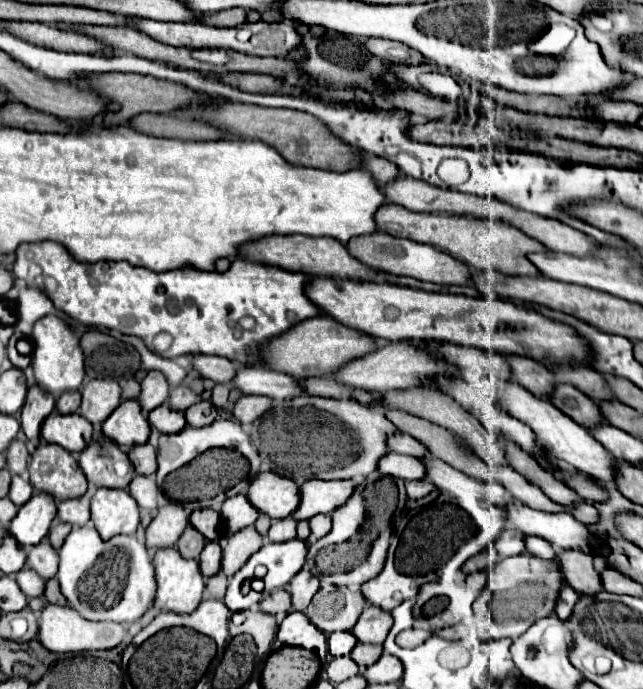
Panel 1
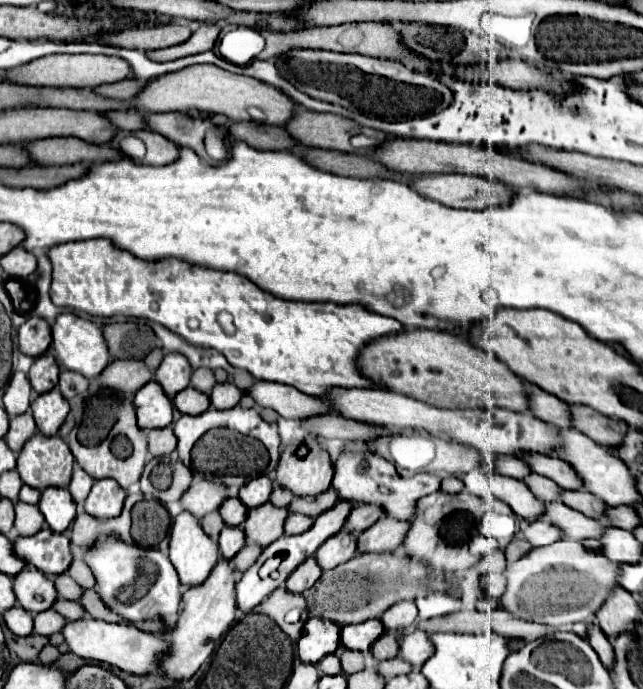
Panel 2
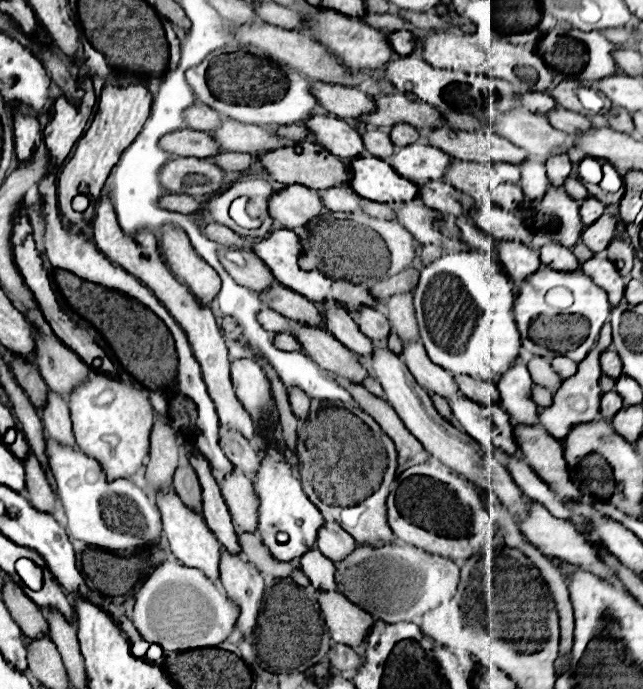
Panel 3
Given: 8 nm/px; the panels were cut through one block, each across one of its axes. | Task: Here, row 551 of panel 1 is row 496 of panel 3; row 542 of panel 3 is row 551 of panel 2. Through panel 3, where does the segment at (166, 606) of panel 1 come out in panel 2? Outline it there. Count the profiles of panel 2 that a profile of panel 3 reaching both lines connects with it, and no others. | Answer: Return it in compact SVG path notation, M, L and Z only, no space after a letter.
M190 512L174 518L170 534L170 562L184 586L198 586L218 562L218 544L202 530L200 520Z

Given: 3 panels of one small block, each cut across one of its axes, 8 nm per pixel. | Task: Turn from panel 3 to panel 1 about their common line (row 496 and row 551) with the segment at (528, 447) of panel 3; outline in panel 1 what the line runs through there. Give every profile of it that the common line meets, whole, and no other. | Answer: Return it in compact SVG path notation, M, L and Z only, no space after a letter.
M560 550L558 562L566 584L570 584L578 594L594 596L602 590L600 572L594 568L590 554L580 550Z

